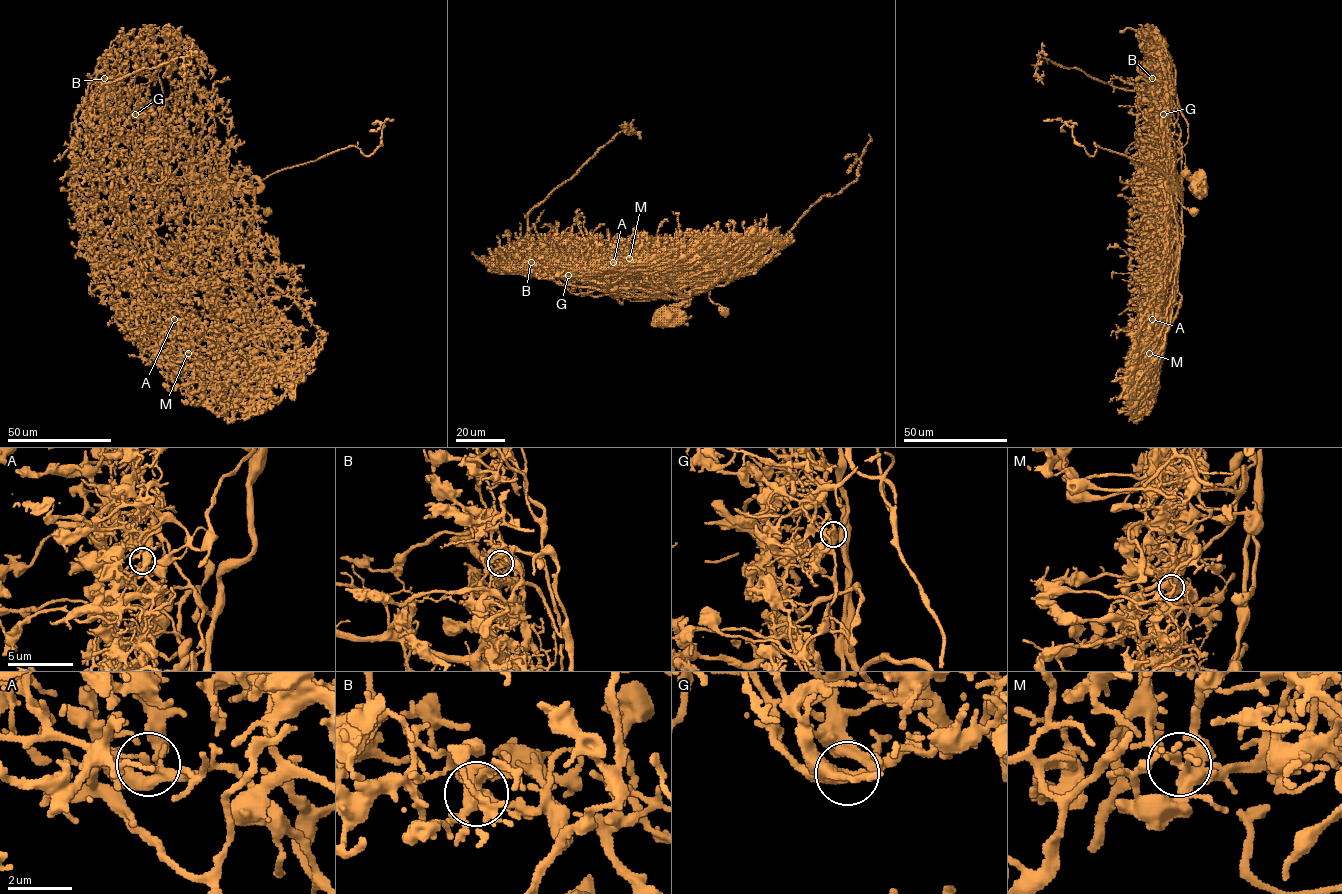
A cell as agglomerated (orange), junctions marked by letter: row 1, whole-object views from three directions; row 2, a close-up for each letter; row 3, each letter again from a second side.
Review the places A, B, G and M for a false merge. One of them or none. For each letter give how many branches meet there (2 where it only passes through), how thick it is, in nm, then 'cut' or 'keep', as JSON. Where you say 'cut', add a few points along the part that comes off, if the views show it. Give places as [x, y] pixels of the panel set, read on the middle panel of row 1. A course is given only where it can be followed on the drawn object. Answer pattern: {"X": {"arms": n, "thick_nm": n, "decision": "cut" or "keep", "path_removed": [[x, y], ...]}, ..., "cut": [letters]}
{"A": {"arms": 4, "thick_nm": 190, "decision": "keep"}, "B": {"arms": 7, "thick_nm": 380, "decision": "cut", "path_removed": [[531, 262], [574, 294], [601, 284], [649, 299], [697, 294], [773, 253], [823, 196], [856, 180], [869, 134]]}, "G": {"arms": 4, "thick_nm": 380, "decision": "keep"}, "M": {"arms": 9, "thick_nm": 360, "decision": "keep"}, "cut": ["B"]}

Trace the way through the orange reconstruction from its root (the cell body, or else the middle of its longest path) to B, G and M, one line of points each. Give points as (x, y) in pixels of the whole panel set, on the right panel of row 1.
B: (1200, 182), (1184, 173), (1181, 186), (1181, 144), (1162, 126), (1163, 115), (1157, 110), (1161, 100), (1152, 78)
G: (1200, 182), (1193, 182), (1184, 173), (1182, 188), (1181, 144), (1166, 134), (1162, 126), (1163, 114)
M: (1200, 182), (1182, 175), (1180, 252), (1166, 278), (1153, 292), (1156, 301), (1149, 353)

